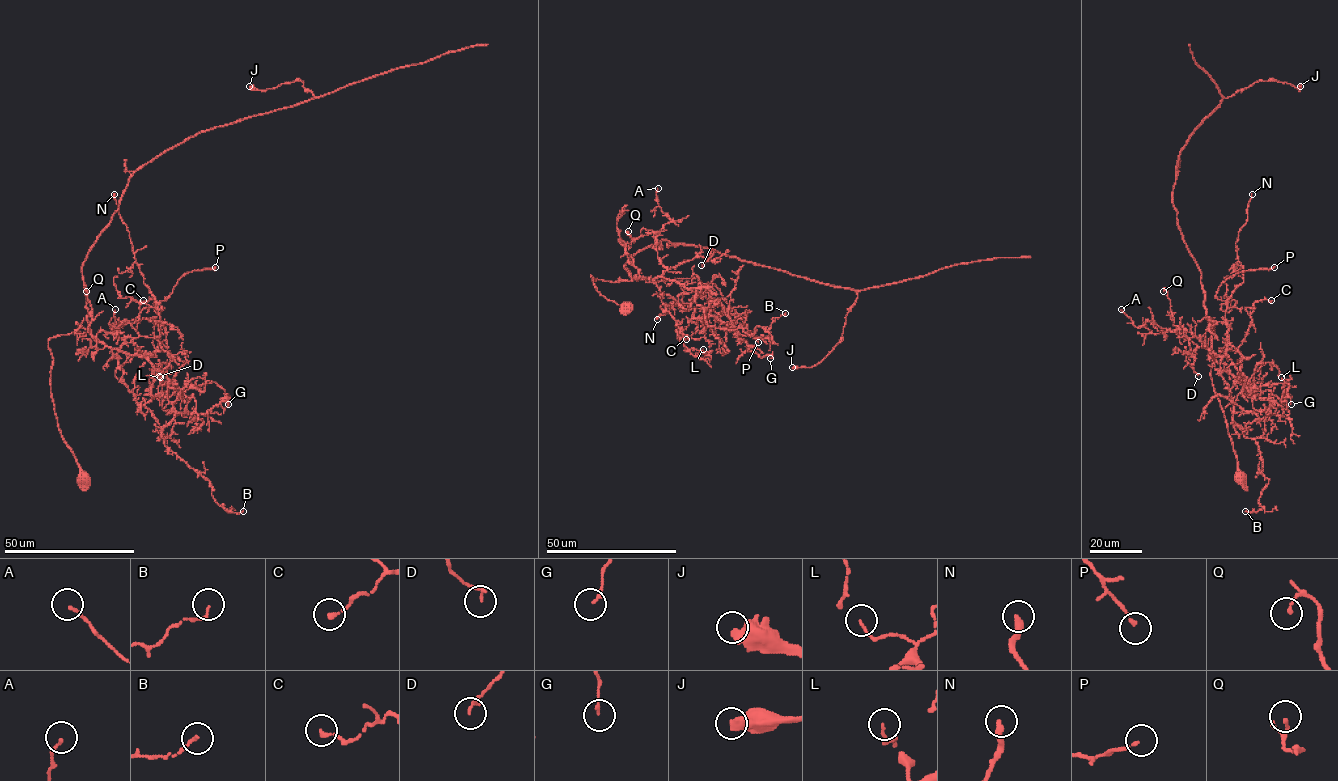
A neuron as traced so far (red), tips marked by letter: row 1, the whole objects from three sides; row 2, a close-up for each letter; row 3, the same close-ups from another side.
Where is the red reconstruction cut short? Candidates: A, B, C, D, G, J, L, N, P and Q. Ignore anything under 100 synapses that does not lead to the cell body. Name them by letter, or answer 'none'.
none

